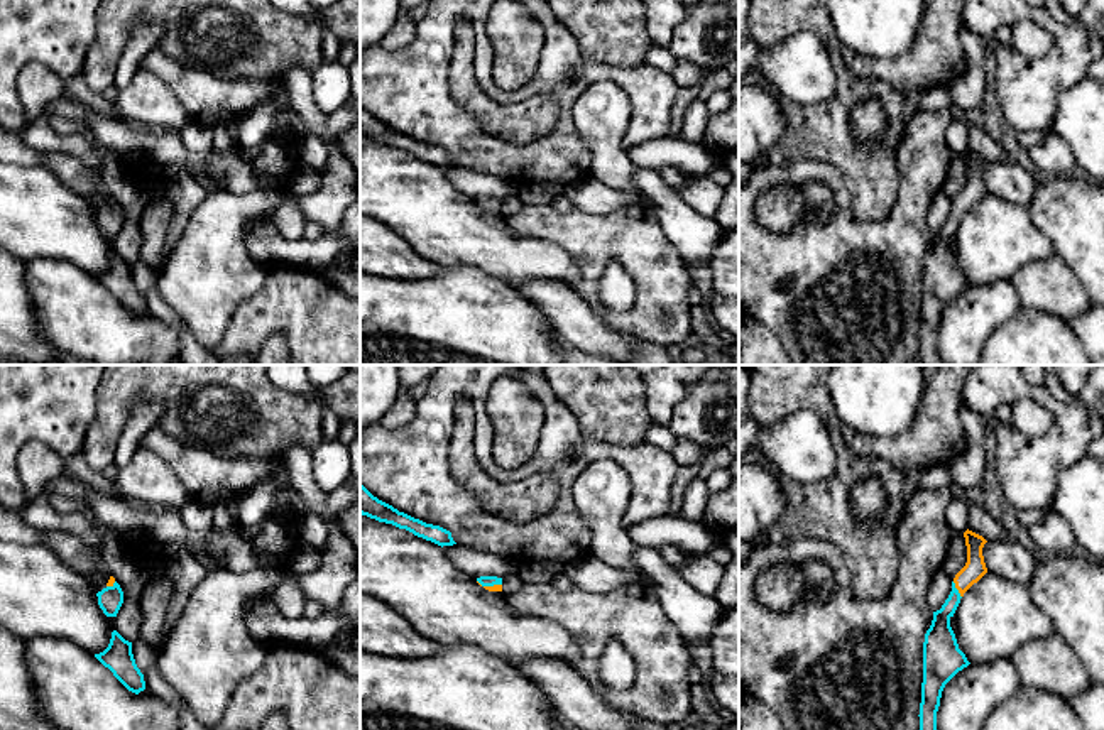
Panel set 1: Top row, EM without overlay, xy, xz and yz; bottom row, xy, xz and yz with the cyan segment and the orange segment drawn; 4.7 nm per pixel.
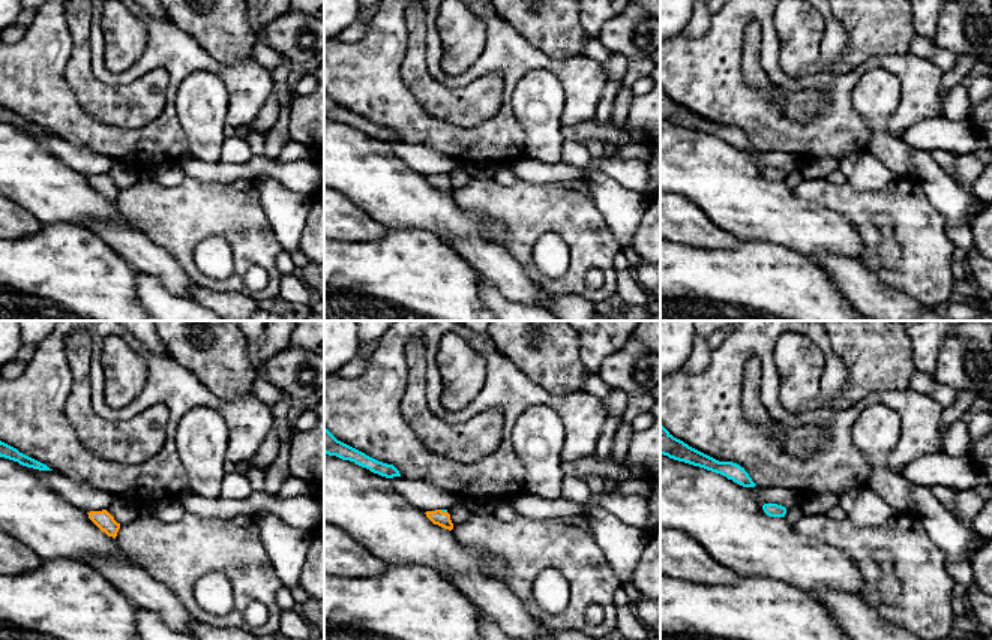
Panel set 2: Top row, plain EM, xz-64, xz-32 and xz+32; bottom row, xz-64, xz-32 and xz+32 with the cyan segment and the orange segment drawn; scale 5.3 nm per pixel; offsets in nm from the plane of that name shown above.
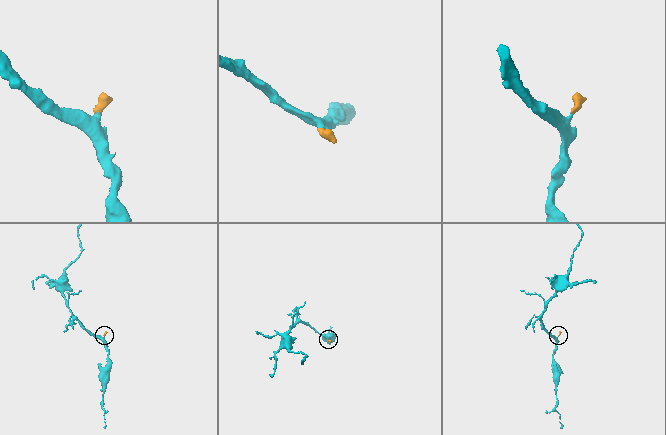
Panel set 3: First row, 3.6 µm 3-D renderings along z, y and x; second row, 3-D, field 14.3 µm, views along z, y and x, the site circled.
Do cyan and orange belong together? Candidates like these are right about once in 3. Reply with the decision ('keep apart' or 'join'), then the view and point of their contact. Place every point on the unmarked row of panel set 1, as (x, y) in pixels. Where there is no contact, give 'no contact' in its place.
join; meets cyan in yz at (957, 212)

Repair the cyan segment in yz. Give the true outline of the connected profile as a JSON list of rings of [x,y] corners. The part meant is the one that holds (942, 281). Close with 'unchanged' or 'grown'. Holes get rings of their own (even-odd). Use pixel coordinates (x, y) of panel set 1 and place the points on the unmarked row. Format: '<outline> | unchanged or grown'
[[[965,152],[967,184],[955,196],[952,213],[940,232],[933,233],[933,242],[923,264],[923,304],[920,324],[920,351],[916,365],[945,365],[937,351],[937,333],[945,306],[970,284],[959,270],[955,255],[950,248],[960,220],[986,194],[982,169],[987,164],[982,157]]] | grown

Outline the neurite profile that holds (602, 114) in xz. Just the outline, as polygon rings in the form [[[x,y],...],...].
[[[592,83],[573,105],[573,122],[590,150],[588,177],[620,193],[641,194],[634,184],[636,166],[624,149],[631,125],[629,95],[615,83]]]

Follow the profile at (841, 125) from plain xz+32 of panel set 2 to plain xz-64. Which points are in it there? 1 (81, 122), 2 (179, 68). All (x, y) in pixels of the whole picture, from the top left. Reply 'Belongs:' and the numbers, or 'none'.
Belongs: 1, 2

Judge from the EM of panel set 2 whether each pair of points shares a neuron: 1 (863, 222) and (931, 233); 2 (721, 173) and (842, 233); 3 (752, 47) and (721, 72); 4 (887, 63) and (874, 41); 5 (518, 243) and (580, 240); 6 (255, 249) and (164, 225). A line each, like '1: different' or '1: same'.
1: same
2: same
3: different
4: different
5: same
6: same

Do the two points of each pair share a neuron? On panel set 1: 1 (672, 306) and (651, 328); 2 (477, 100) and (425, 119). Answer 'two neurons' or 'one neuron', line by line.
1: one neuron
2: two neurons

